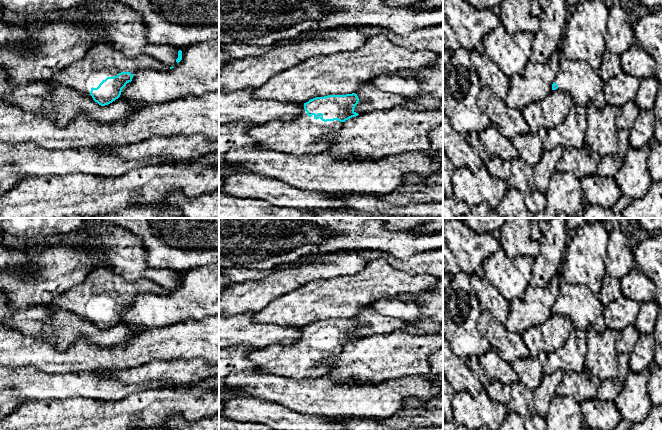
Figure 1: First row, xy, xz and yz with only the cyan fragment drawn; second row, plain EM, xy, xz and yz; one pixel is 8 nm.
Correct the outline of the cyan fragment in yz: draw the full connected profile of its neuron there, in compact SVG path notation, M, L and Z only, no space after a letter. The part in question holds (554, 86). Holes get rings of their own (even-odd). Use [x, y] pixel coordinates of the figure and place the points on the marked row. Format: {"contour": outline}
{"contour": "M560 55L552 90L568 93L575 105L588 106L594 103L603 109L607 105L603 89L603 80L586 62L567 60Z"}

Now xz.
{"contour": "M357 94L346 95L328 95L324 97L316 97L308 102L301 104L300 114L290 121L275 120L266 122L252 127L248 134L255 141L257 149L260 150L274 150L284 154L292 155L305 155L305 154L320 154L327 153L331 142L326 138L337 132L343 125L343 123L359 114L354 111L355 106L358 104L359 98Z"}

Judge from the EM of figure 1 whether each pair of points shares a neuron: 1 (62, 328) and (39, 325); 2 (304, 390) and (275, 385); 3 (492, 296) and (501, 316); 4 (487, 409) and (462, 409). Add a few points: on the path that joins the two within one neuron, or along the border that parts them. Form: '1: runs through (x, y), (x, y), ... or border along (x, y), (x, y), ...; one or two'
1: runs through (56, 325), (45, 325); one
2: runs through (297, 390), (282, 390); one
3: runs through (493, 301), (500, 311); one
4: runs through (481, 410), (468, 410); one

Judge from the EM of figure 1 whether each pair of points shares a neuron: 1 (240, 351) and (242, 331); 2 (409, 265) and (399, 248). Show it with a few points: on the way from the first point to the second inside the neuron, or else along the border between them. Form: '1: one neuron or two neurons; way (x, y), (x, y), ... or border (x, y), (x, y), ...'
1: two neurons; border (229, 345), (248, 345), (257, 348)
2: two neurons; border (427, 250), (407, 258), (394, 258), (382, 253)

